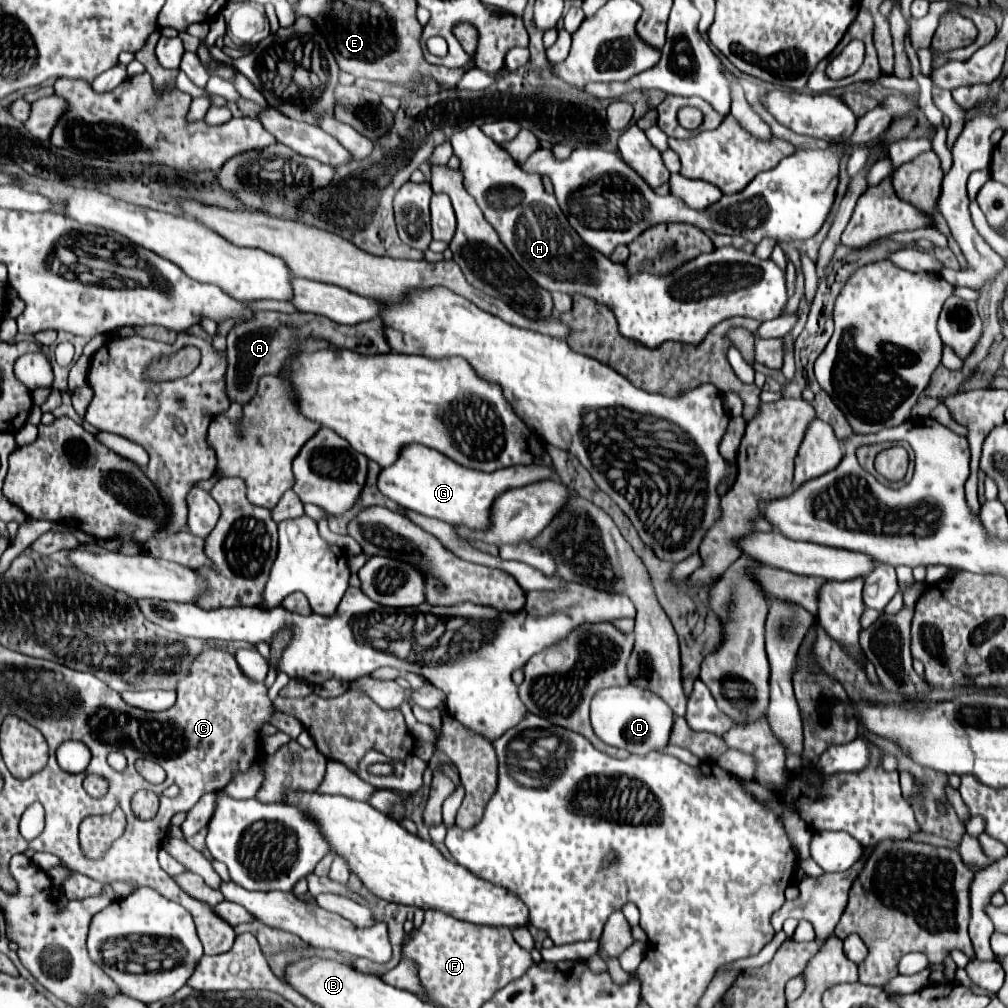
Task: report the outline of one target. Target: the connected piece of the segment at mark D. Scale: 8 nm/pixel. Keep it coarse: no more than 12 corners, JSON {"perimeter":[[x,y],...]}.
{"perimeter":[[601,689],[595,735],[647,755],[669,743],[673,711],[653,691]]}

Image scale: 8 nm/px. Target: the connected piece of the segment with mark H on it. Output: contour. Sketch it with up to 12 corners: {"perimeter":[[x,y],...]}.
{"perimeter":[[477,125],[451,145],[501,243],[551,293],[647,347],[763,323],[785,273],[735,247],[667,277],[581,241],[541,175]]}

